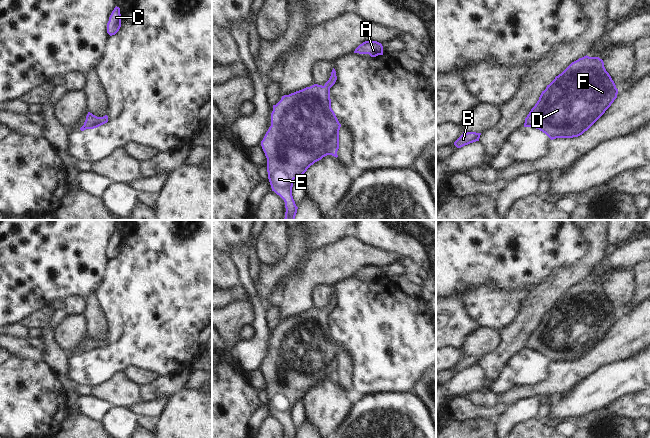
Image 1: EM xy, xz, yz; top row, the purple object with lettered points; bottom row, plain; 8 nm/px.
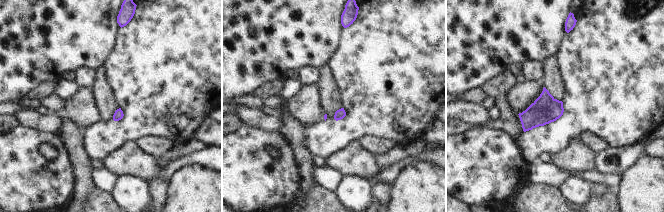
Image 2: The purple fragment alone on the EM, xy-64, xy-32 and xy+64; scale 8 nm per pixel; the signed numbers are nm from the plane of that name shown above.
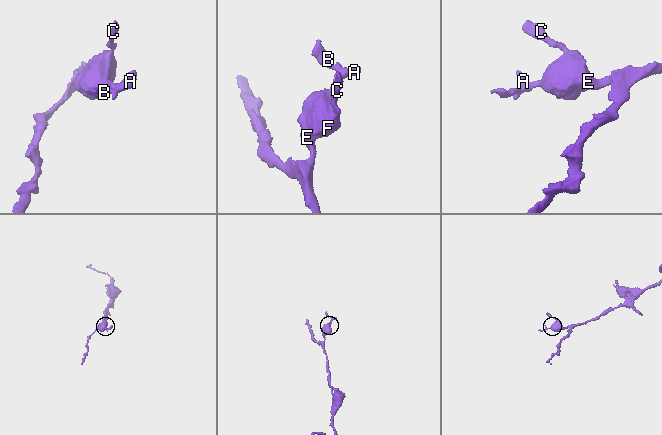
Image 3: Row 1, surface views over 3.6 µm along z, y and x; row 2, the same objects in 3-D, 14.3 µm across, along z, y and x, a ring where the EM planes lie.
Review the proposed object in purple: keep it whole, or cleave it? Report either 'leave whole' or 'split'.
leave whole

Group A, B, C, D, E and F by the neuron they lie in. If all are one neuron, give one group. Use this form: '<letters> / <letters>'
A B C D E F

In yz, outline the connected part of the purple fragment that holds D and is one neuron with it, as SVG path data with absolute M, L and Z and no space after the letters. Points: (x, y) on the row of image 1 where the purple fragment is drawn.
M586 55L547 85L524 127L539 129L551 140L578 137L605 113L617 94L603 60Z

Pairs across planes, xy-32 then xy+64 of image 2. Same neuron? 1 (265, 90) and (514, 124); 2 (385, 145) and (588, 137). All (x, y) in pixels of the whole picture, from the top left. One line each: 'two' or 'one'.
1: one
2: one

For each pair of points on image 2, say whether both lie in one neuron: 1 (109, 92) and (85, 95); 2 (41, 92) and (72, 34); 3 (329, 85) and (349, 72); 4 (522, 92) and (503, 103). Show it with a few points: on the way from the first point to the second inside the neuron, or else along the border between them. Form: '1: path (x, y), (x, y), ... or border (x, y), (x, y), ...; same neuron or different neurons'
1: border (92, 88), (98, 106), (99, 117); different neurons
2: border (58, 79), (40, 82), (26, 95); different neurons
3: border (328, 64), (338, 83), (343, 103); different neurons
4: border (515, 84), (509, 93), (509, 102), (518, 113); different neurons

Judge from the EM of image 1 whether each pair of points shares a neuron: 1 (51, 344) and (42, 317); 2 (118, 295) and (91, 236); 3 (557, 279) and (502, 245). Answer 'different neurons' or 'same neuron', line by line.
1: same neuron
2: different neurons
3: different neurons

